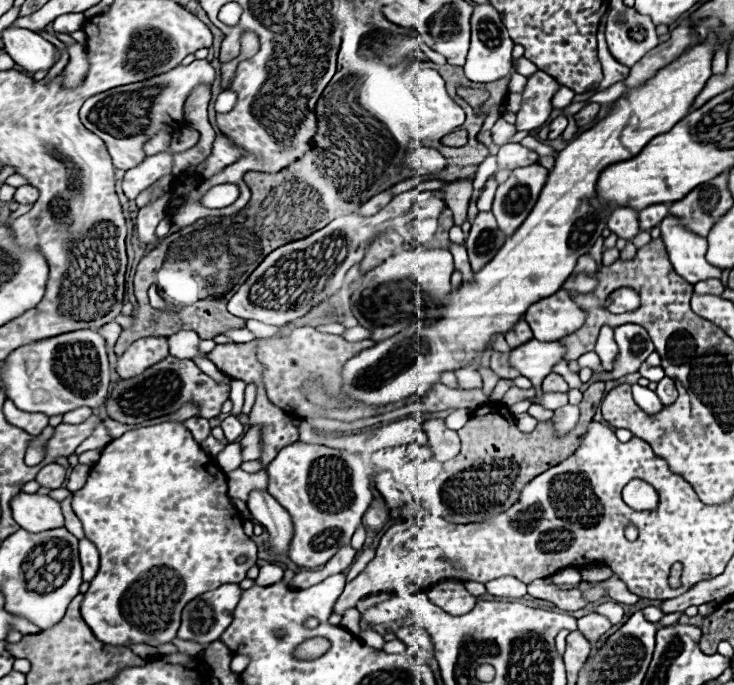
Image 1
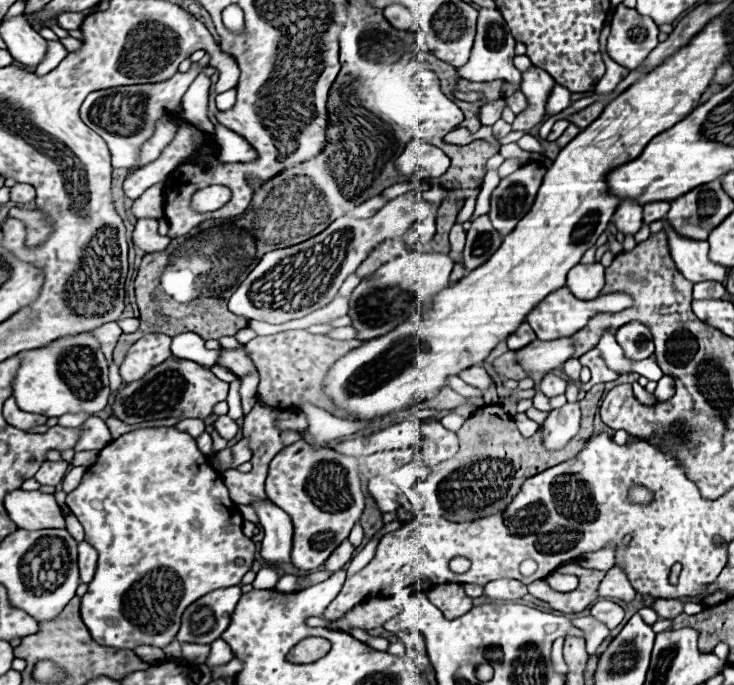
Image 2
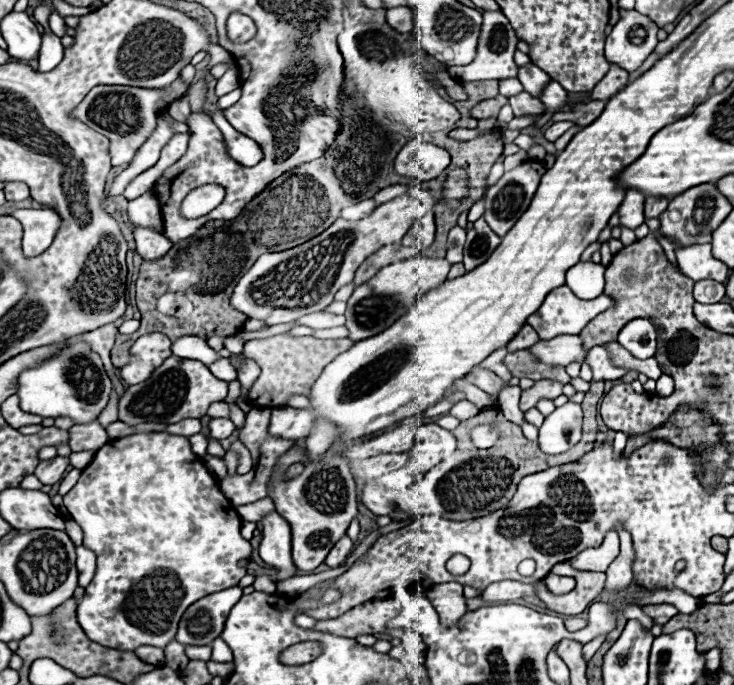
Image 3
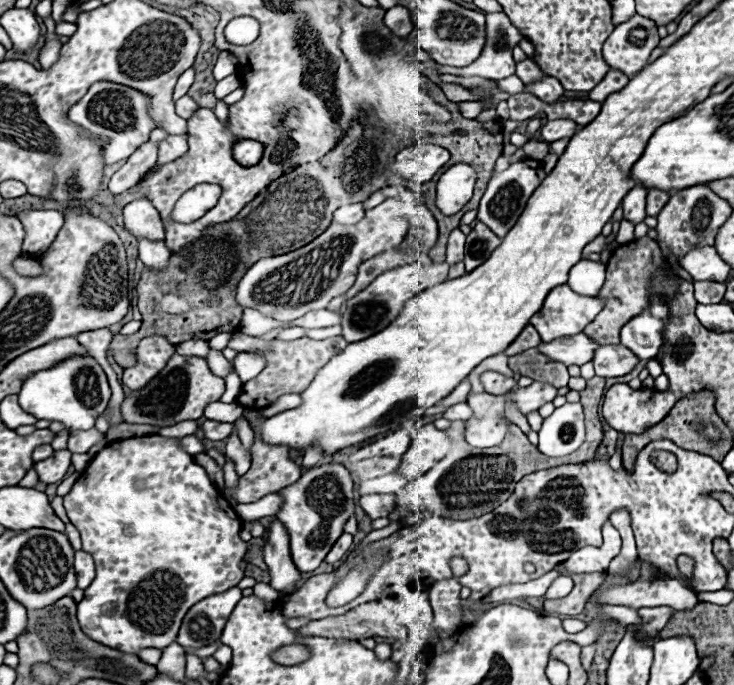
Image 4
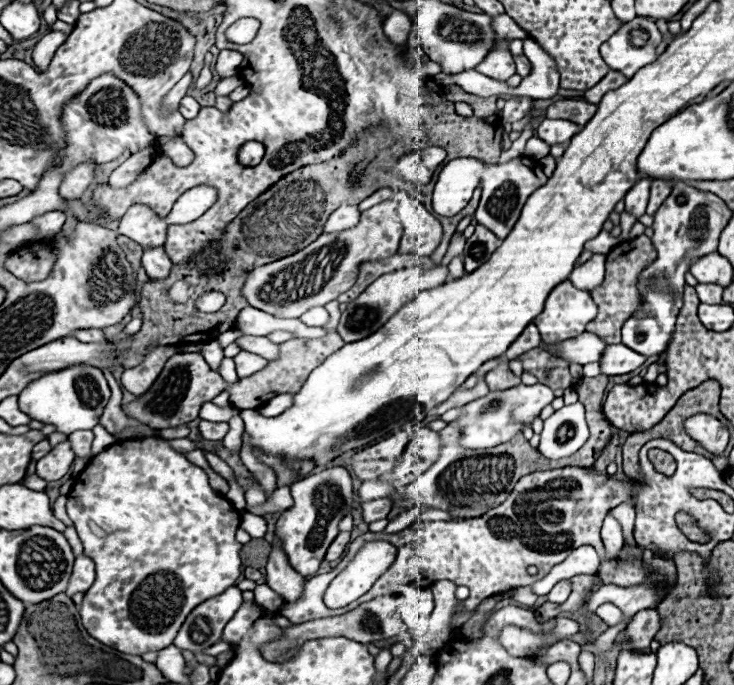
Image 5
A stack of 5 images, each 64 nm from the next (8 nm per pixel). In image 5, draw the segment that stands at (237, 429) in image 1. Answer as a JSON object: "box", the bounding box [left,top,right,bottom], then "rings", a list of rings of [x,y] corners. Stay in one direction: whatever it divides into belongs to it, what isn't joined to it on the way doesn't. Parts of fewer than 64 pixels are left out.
{"box":[200,420,228,440],"rings":[[[200,420],[200,434],[204,440],[222,440],[228,432],[228,424],[226,422],[208,422],[208,420]]]}

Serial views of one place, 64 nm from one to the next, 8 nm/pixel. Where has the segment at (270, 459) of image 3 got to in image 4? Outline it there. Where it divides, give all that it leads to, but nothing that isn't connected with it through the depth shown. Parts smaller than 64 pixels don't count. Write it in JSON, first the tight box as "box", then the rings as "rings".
{"box":[224,434,300,504],"rings":[[[258,434],[252,444],[252,466],[240,476],[238,488],[224,488],[226,496],[234,496],[242,504],[258,502],[270,492],[278,492],[300,478],[300,466],[290,460],[290,448],[264,444]]]}

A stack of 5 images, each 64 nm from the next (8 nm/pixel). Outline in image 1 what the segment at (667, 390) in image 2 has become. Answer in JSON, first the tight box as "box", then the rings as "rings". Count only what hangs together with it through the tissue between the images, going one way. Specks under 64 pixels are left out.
{"box":[656,376,678,404],"rings":[[[664,376],[660,382],[658,382],[658,388],[656,388],[656,394],[658,394],[658,398],[660,398],[660,402],[662,404],[672,404],[674,400],[676,400],[676,396],[678,396],[678,392],[676,392],[676,386],[674,386],[674,380],[672,378],[668,378],[668,376]]]}

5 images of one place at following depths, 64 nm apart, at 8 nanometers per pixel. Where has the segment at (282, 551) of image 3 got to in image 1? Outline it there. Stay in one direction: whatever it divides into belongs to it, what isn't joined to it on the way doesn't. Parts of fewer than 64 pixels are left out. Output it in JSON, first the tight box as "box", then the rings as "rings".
{"box":[246,492,292,556],"rings":[[[252,492],[246,504],[250,512],[254,514],[254,518],[270,534],[266,542],[266,552],[286,556],[290,548],[290,540],[292,540],[290,514],[268,492]]]}

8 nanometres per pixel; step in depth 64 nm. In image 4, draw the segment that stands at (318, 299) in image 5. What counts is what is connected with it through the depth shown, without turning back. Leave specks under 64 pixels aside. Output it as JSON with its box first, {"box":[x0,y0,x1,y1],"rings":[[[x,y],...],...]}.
{"box":[236,198,408,322],"rings":[[[388,198],[352,226],[330,226],[316,240],[282,256],[270,256],[256,262],[240,280],[236,300],[242,308],[254,308],[270,318],[288,322],[310,310],[326,308],[328,302],[344,294],[356,280],[356,268],[382,252],[400,246],[408,232],[408,218],[403,215],[403,201]]]}

